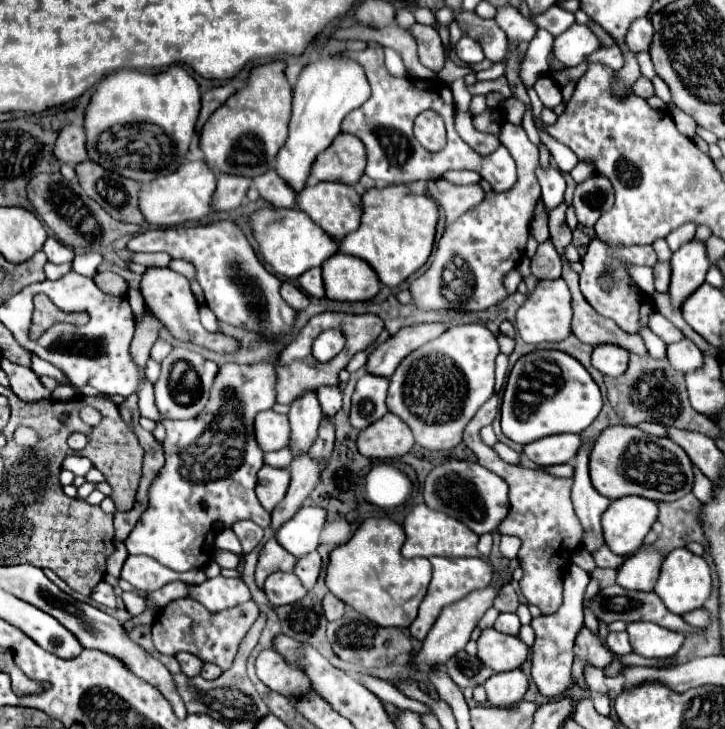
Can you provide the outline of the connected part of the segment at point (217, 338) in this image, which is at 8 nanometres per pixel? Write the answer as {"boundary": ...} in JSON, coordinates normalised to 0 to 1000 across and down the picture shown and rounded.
{"boundary":[[[204,368],[196,376],[193,401],[199,406],[204,425],[226,444],[226,450],[234,455],[237,464],[243,464],[248,469],[265,469],[265,472],[279,475],[298,486],[320,486],[320,483],[331,480],[331,466],[312,461],[312,458],[292,458],[292,455],[281,453],[281,447],[276,444],[276,433],[273,433],[276,420],[262,398],[262,387],[251,376],[246,376],[234,368]]]}

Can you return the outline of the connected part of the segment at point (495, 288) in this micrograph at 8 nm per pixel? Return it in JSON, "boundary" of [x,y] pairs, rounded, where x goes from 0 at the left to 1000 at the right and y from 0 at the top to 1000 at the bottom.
{"boundary":[[[695,167],[690,198],[701,203],[714,225],[714,250],[706,261],[673,263],[662,283],[634,296],[634,305],[629,305],[629,310],[607,326],[593,368],[566,390],[568,412],[582,425],[626,422],[651,428],[670,425],[701,409],[695,381],[723,351],[728,302],[739,274],[746,269],[746,258],[739,244],[742,203],[728,192],[726,181],[717,173]]]}

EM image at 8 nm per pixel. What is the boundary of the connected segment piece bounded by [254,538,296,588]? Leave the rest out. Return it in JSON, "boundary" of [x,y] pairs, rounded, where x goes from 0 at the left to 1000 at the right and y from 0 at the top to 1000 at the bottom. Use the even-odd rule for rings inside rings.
{"boundary":[[[370,741],[361,754],[359,754],[359,768],[353,776],[353,801],[356,807],[364,804],[364,796],[370,787],[375,785],[400,785],[403,776],[408,774],[408,765],[403,760],[397,760],[389,749],[381,749],[381,741]]]}

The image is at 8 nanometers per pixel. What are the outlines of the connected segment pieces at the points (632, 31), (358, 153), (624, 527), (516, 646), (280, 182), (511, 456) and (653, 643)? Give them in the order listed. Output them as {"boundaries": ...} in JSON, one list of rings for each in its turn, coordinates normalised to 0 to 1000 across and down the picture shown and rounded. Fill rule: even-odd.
{"boundaries":[[[[877,25],[872,30],[872,36],[866,38],[866,47],[863,47],[861,58],[863,58],[863,63],[872,71],[894,69],[897,58],[899,58],[899,33],[897,33],[897,25]]],[[[466,184],[466,189],[436,214],[428,241],[439,250],[474,250],[488,255],[502,239],[505,209],[491,187]]],[[[861,680],[847,686],[830,705],[836,749],[852,760],[874,760],[899,719],[908,711],[908,691],[883,680]]],[[[681,861],[665,864],[659,875],[659,903],[681,922],[701,922],[717,916],[728,903],[731,889],[703,870],[692,870]]],[[[375,230],[359,244],[353,244],[353,258],[364,274],[370,274],[375,283],[392,283],[403,285],[406,283],[406,263],[403,255],[392,250],[392,244],[383,241],[383,236]]],[[[687,606],[687,609],[681,612],[681,617],[687,620],[687,626],[690,626],[692,631],[698,631],[698,634],[703,634],[703,636],[717,636],[717,623],[714,623],[712,617],[706,617],[706,615],[701,615],[698,609],[692,609],[692,606]]],[[[869,853],[863,867],[869,870],[872,894],[891,903],[921,903],[935,894],[943,881],[943,870],[927,867],[899,853]]]]}

